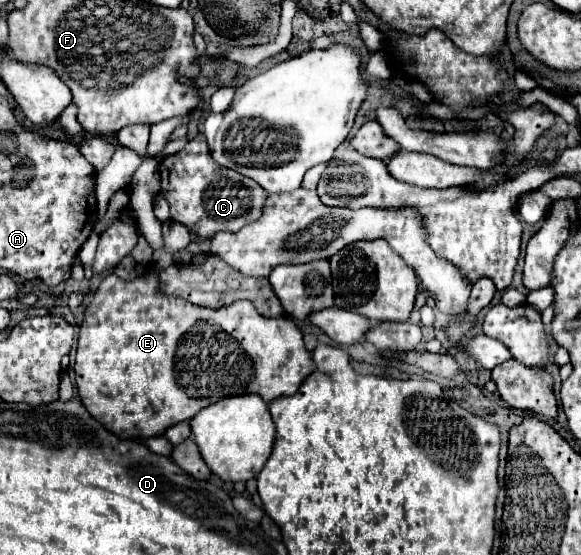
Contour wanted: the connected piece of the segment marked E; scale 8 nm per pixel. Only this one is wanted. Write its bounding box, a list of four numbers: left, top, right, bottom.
[74,264,314,438]

